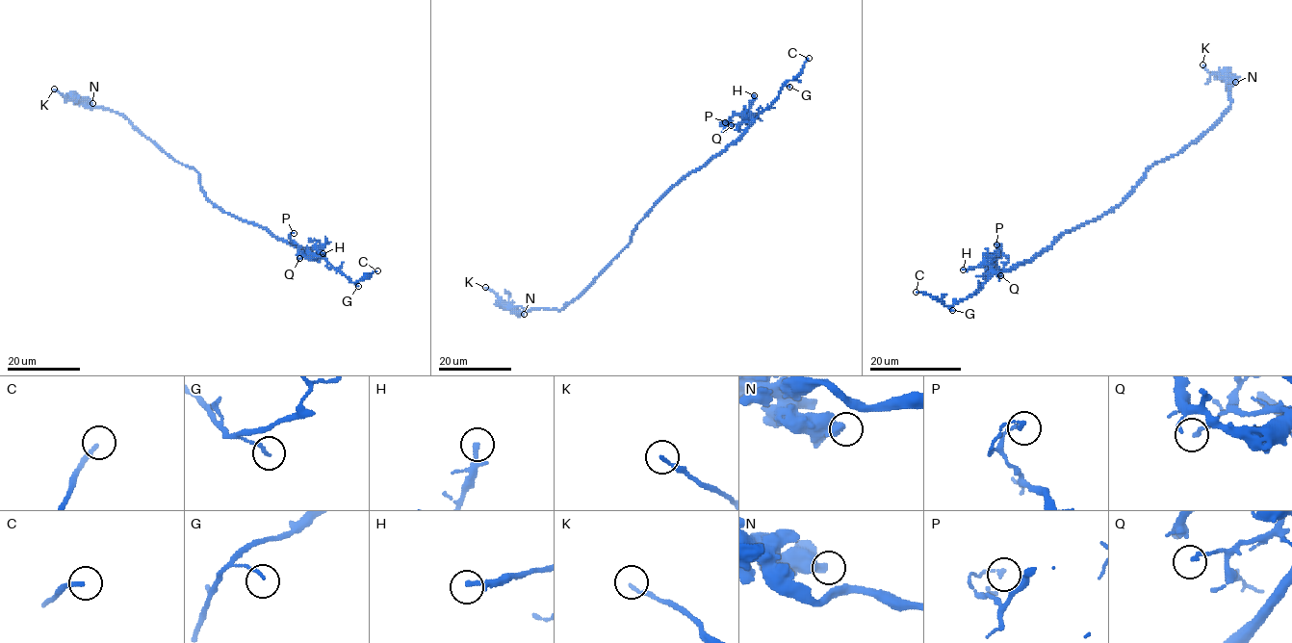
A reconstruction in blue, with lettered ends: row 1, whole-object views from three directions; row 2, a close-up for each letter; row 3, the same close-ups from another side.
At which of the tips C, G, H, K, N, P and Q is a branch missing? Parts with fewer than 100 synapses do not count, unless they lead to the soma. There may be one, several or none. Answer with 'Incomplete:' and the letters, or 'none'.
Incomplete: C

